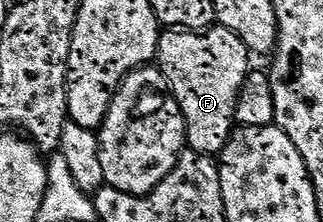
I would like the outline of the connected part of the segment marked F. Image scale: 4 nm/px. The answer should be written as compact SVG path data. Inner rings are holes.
M218 24L212 26L213 28L207 32L199 34L197 32L189 32L190 30L188 30L187 26L170 25L160 33L158 52L156 54L158 65L170 82L169 89L176 100L178 100L178 106L183 113L183 121L187 124L186 141L197 152L218 152L222 150L223 143L235 122L233 116L237 114L239 89L242 86L242 78L245 74L244 67L241 68L241 62L249 54L246 44L231 29ZM187 47L193 47L193 54L199 61L203 62L213 59L214 63L211 69L205 71L203 75L195 74L192 77L185 76L182 80L175 80L177 76L175 72L175 48Z

